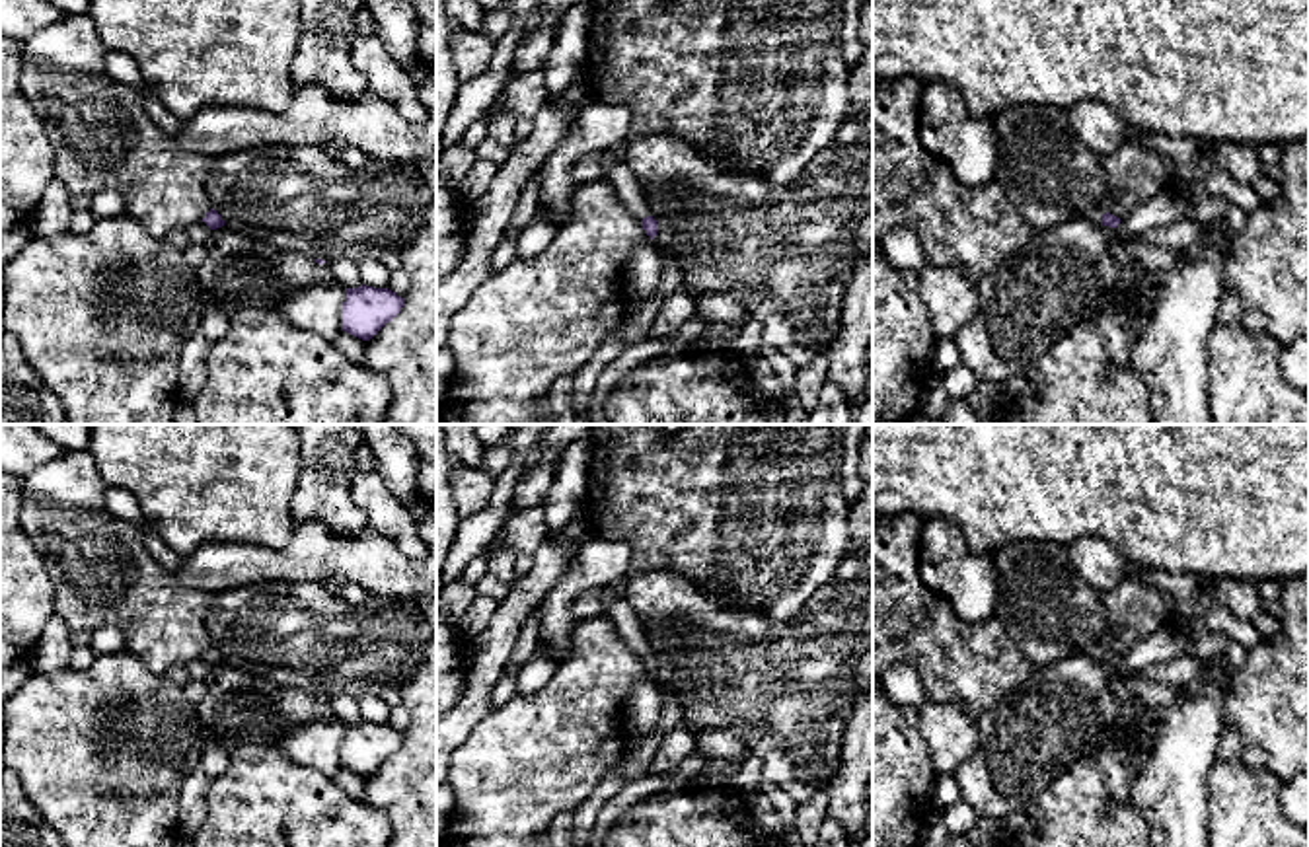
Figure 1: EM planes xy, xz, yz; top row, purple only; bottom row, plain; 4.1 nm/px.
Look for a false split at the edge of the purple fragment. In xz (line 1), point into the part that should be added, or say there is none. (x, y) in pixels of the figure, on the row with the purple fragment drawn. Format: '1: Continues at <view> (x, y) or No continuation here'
1: No continuation here

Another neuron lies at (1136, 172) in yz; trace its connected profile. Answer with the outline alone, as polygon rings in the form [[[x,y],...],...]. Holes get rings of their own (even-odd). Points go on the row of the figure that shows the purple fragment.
[[[1126,140],[1103,158],[1112,189],[1101,199],[1101,210],[1124,218],[1128,212],[1165,189],[1177,187],[1177,164],[1140,140]]]

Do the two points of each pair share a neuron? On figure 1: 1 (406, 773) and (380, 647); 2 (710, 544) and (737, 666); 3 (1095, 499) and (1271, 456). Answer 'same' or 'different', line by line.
1: different
2: different
3: same

